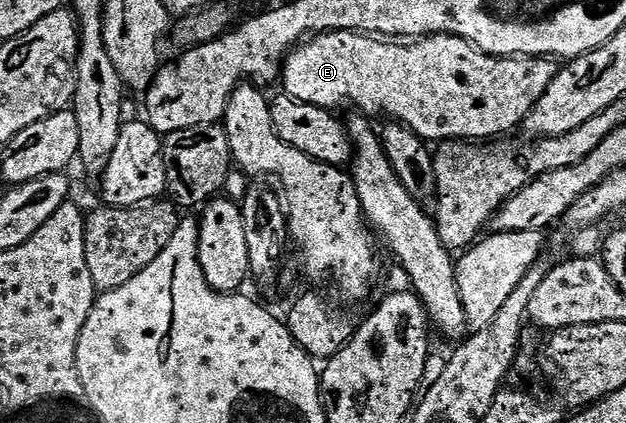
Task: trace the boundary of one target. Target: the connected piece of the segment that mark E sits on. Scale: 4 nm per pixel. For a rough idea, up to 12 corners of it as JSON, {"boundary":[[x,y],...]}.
{"boundary":[[324,32],[281,91],[486,142],[521,125],[559,65],[435,32]]}

